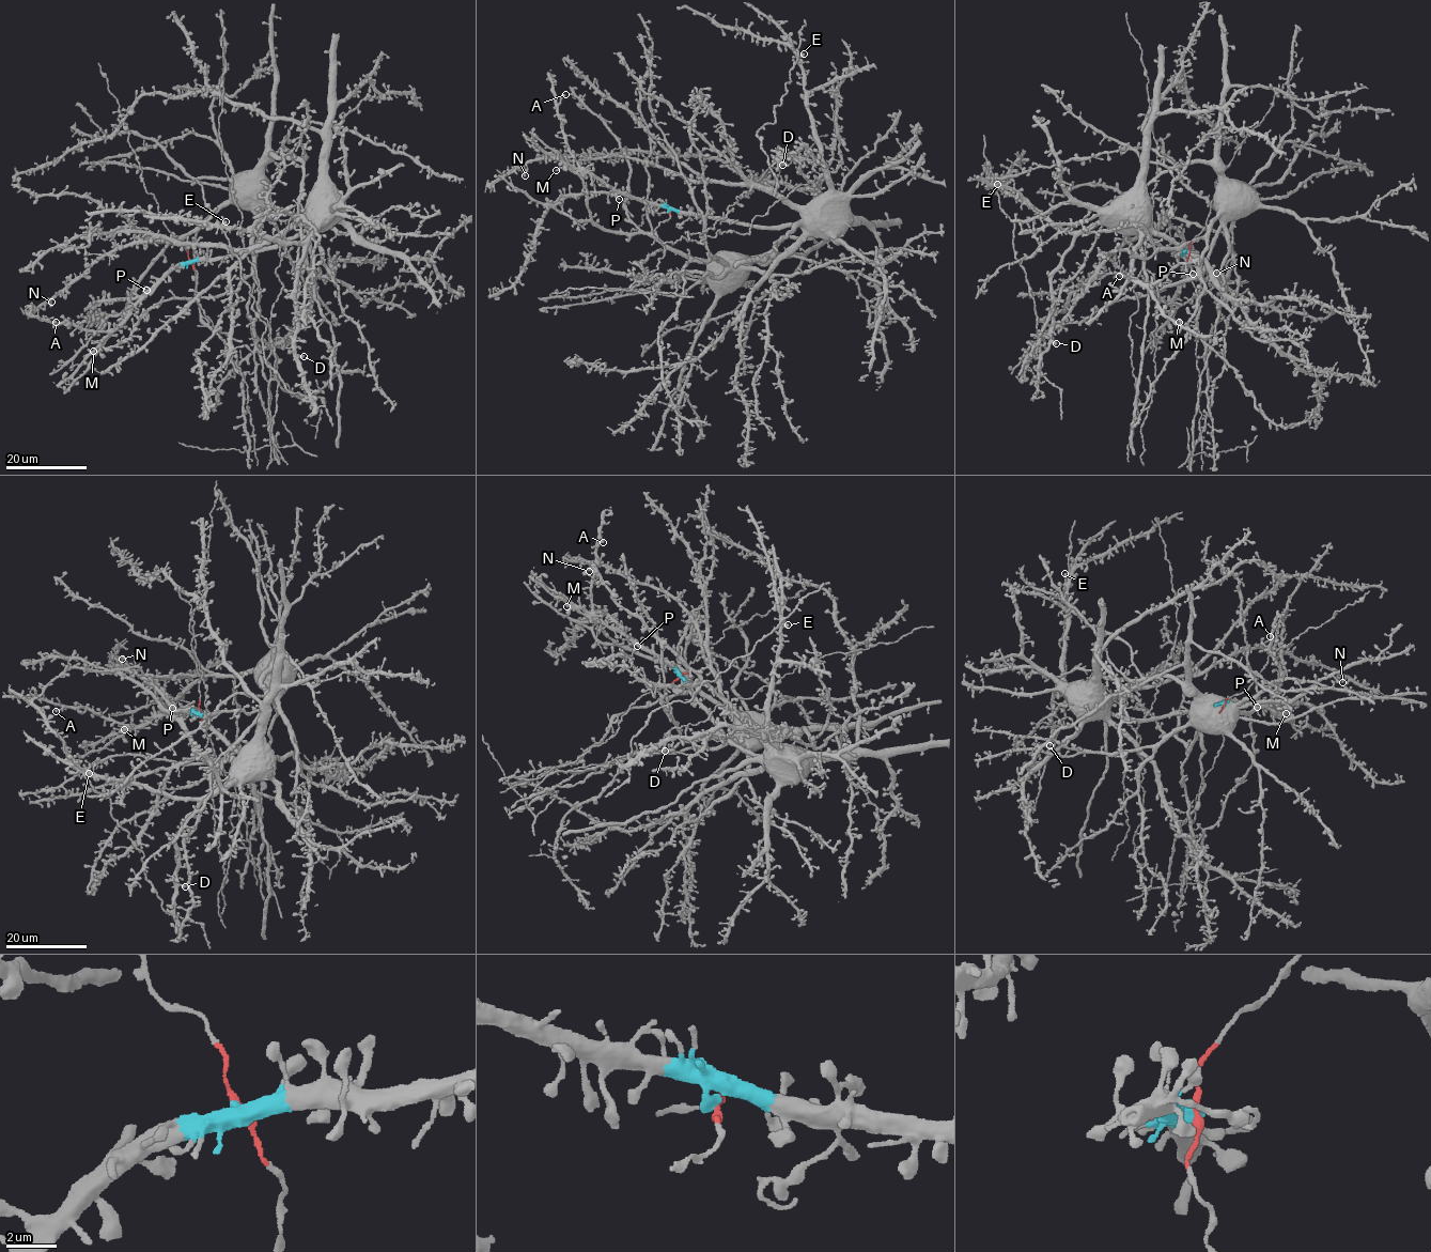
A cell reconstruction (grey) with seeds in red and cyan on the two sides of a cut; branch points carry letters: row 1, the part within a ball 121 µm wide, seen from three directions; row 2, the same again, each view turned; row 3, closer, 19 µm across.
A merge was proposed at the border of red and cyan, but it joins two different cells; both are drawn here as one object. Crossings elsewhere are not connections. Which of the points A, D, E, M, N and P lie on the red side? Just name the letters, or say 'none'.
none

